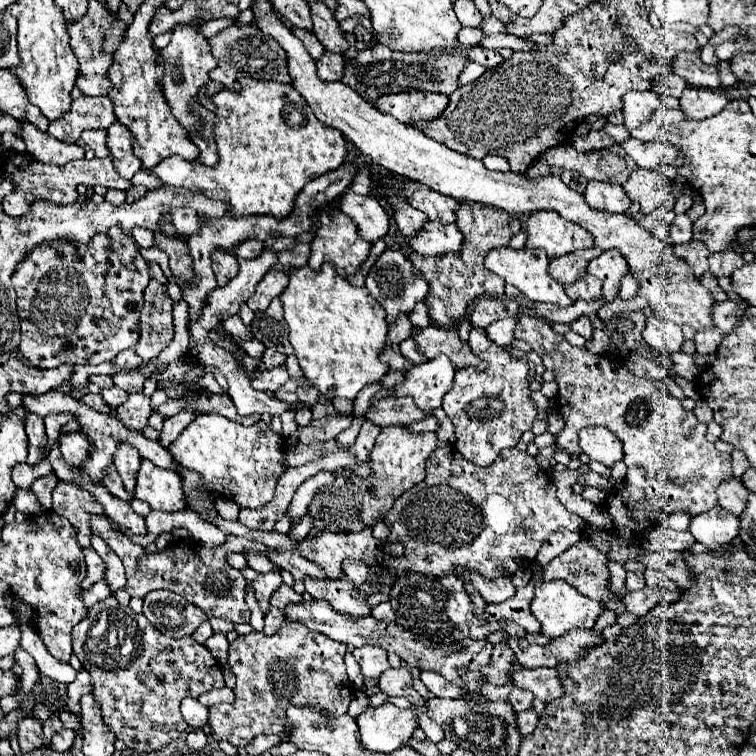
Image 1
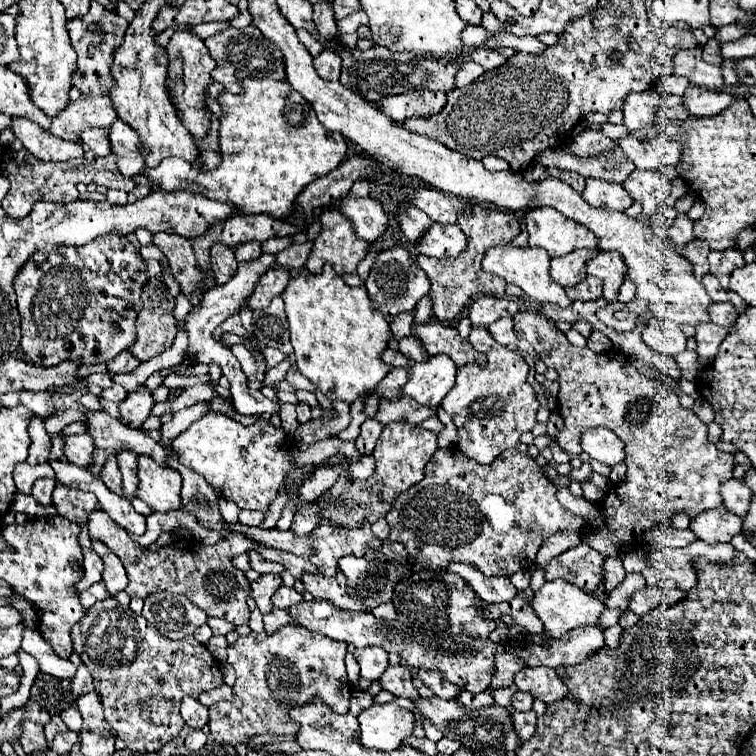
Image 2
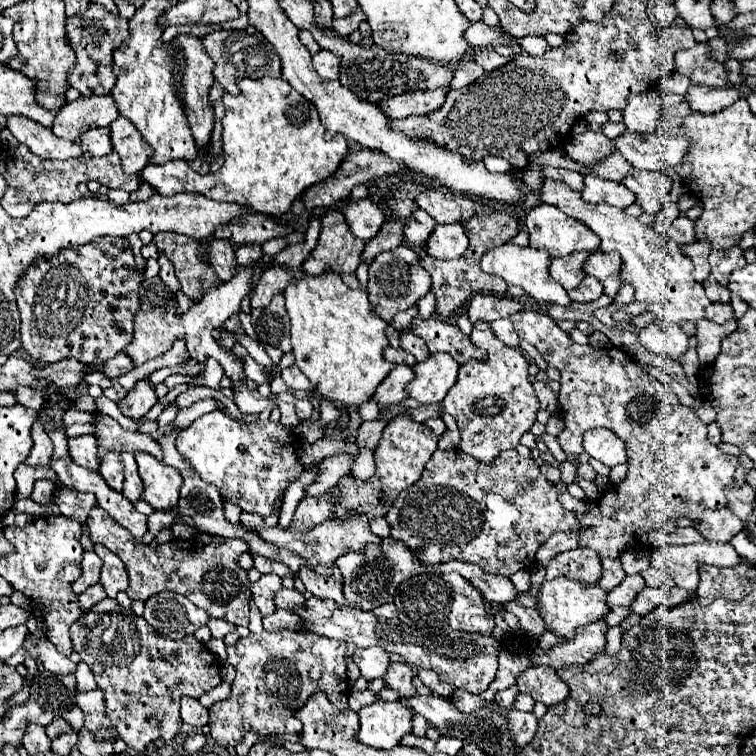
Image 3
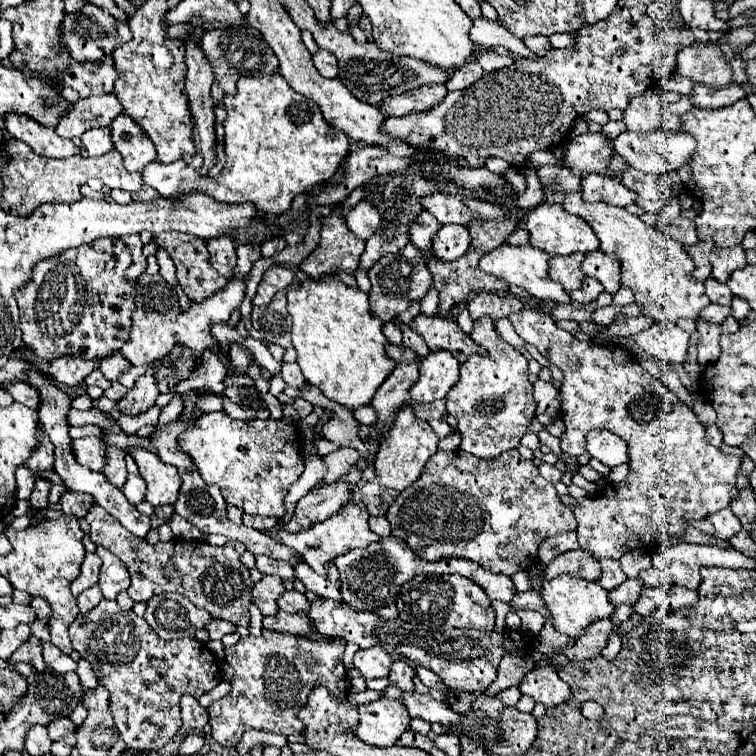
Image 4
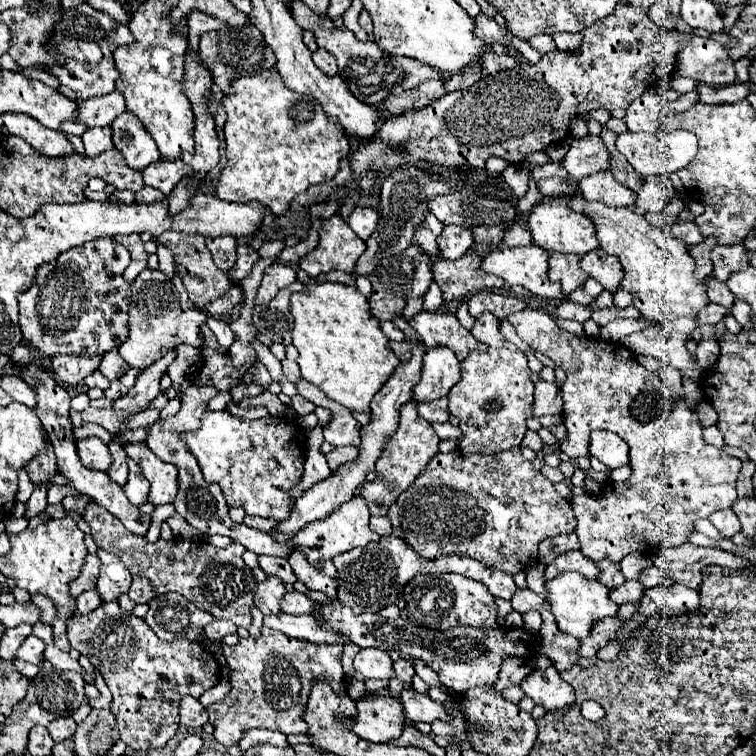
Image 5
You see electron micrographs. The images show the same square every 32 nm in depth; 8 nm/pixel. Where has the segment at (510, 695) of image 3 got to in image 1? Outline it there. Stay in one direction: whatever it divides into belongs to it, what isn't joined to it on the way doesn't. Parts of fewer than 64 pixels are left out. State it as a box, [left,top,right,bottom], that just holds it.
[480,684,514,702]

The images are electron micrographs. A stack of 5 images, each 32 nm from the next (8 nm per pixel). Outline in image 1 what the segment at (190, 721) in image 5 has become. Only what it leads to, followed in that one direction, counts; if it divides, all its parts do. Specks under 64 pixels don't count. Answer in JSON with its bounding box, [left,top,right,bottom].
[182,698,208,728]

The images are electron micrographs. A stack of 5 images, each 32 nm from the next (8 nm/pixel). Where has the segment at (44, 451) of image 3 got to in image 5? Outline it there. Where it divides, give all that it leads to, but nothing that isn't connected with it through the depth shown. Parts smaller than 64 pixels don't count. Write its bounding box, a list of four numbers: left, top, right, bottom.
[26,446,58,486]

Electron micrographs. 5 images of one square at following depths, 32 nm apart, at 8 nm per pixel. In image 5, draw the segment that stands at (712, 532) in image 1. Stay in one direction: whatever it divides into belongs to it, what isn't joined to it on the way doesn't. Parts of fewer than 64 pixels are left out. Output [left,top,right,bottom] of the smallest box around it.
[708,508,740,538]

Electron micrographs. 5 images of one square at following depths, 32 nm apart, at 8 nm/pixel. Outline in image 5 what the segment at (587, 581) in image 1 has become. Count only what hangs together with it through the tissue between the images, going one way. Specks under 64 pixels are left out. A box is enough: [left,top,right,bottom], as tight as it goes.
[546,550,600,580]

